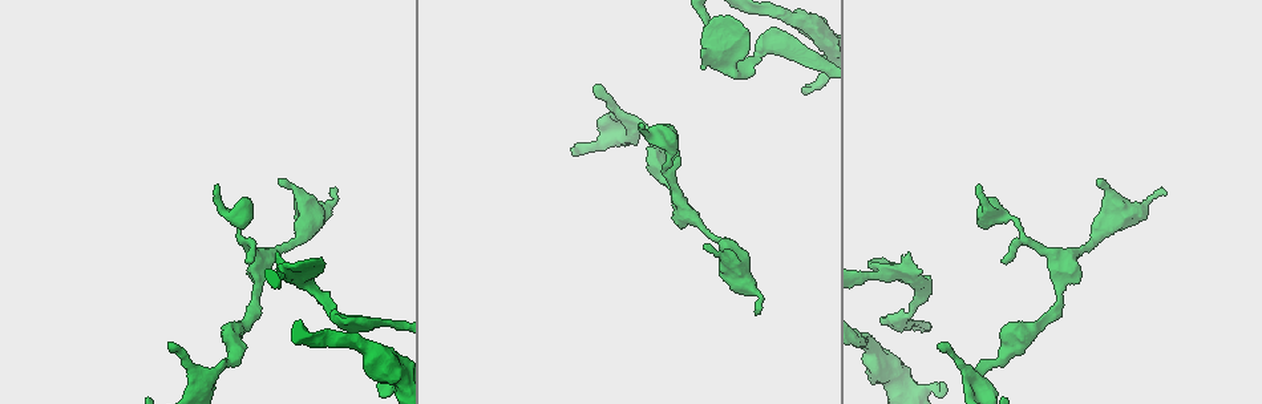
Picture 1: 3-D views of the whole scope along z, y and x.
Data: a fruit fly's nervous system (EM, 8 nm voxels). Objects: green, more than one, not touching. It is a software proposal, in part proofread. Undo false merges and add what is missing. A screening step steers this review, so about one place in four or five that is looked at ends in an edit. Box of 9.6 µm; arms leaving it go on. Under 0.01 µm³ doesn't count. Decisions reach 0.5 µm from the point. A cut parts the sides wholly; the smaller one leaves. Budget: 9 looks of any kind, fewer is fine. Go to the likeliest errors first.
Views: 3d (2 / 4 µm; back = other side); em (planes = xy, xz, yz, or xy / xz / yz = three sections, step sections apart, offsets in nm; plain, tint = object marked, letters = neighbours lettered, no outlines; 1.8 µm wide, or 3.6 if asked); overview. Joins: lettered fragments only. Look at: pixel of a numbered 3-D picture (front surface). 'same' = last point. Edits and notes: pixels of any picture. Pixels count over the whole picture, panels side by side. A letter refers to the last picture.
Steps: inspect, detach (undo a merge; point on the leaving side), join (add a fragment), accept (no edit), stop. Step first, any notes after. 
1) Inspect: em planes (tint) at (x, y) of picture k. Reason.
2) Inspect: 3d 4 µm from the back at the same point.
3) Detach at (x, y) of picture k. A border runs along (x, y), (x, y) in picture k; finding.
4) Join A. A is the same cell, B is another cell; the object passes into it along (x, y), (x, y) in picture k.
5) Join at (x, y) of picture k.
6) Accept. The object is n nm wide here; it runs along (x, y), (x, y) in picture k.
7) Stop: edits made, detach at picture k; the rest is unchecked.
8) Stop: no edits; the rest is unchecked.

Inspect: 3d 2 µm at (279, 254) of picture 1. An open end.

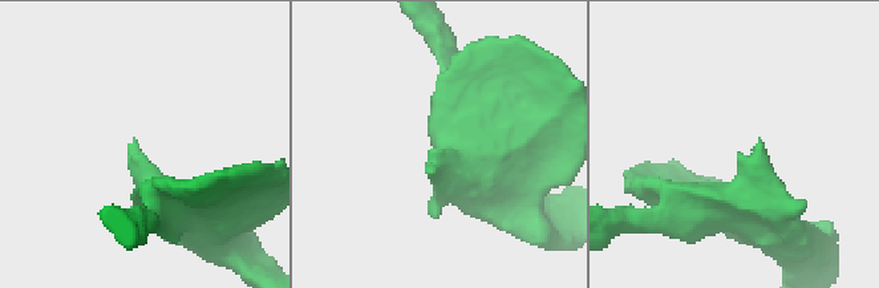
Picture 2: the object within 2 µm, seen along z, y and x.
Inspect: em planes (letters) at (759, 139) of picture 2.

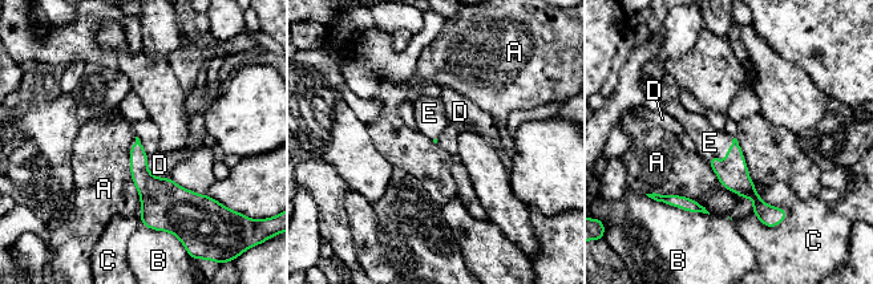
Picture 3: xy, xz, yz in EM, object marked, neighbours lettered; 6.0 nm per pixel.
Join E. E is the same cell, A, B, C and D are other cells; it goes on there.

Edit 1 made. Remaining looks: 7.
Inspect: overview.

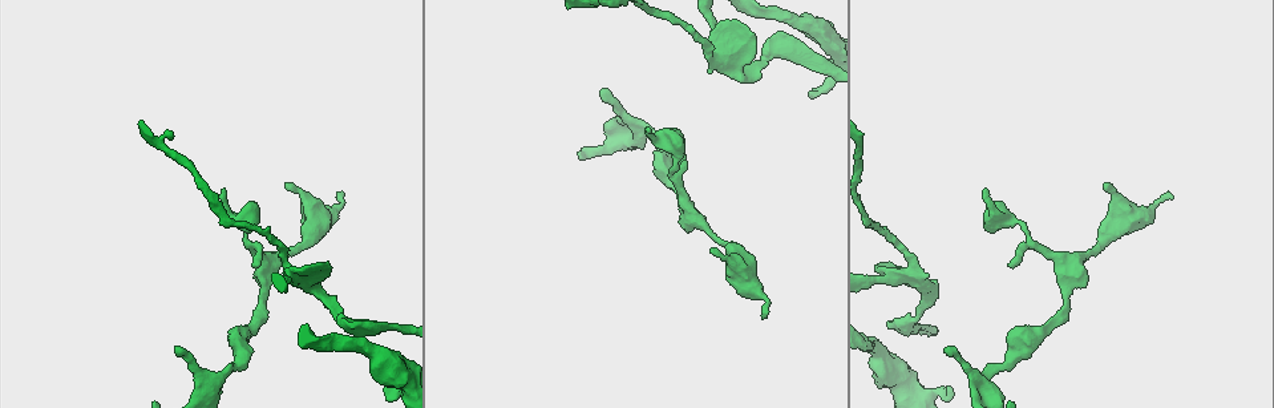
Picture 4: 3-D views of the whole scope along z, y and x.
Inspect: em xy step 4 (letters) at (600, 90) of picture 4. Free end.

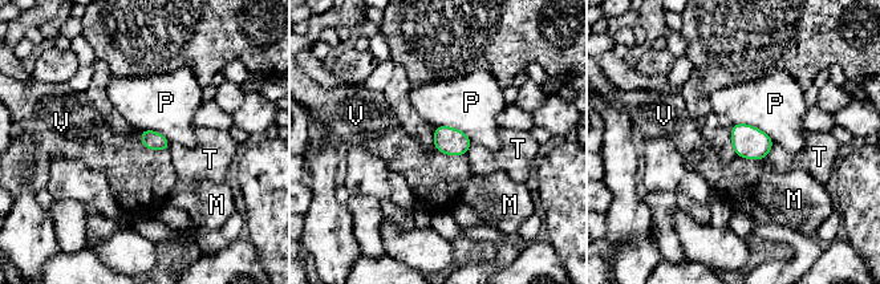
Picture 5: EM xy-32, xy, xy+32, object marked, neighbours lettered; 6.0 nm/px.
Inspect: em planes (letters) at the same point.

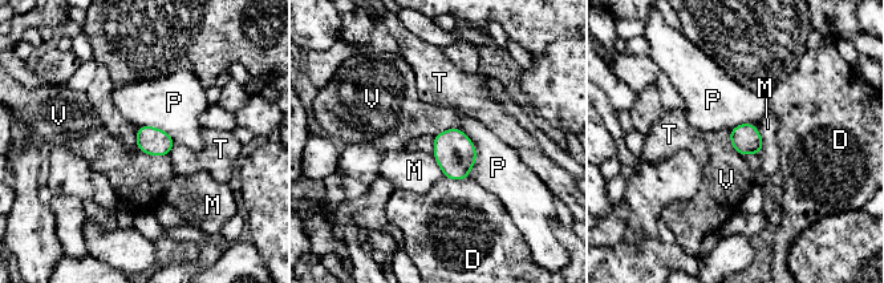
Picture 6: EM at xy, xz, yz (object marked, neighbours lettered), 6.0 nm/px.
Accept. The object is 170 nm wide here; D, M, P, T and V are other cells; a border runs along (137, 148), (149, 154), (169, 154) in picture 6; none of them fits.

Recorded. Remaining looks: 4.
Inspect: em planes (plain) at (648, 128) of picture 4. Branch stops here.

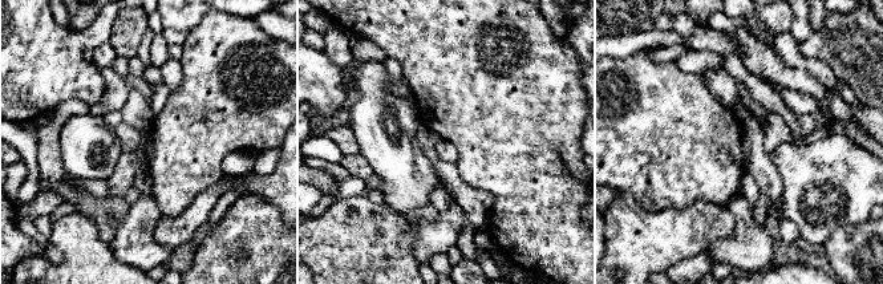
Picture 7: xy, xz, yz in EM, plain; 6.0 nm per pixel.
Inspect: em planes (tint) at the same point. Where the object lies.

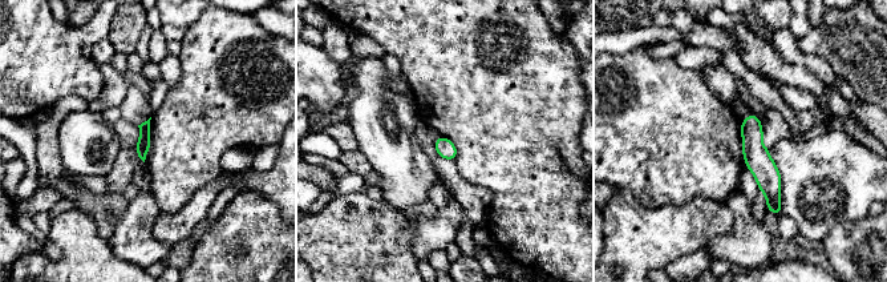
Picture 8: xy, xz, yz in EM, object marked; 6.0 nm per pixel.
Inspect: em planes (letters) at the same point.

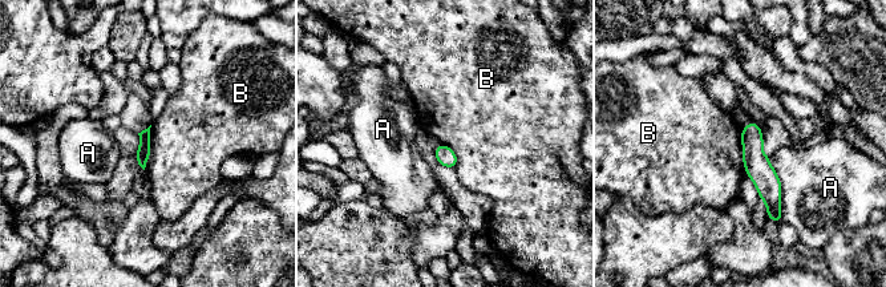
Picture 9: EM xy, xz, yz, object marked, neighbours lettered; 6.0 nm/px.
Accept. A and B are other cells; a border runs along (741, 128), (741, 160), (747, 174) in picture 9; no lettered fragment goes on from it.

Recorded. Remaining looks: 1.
Stop: edits made, join at picture 3; the rest is unchecked.

